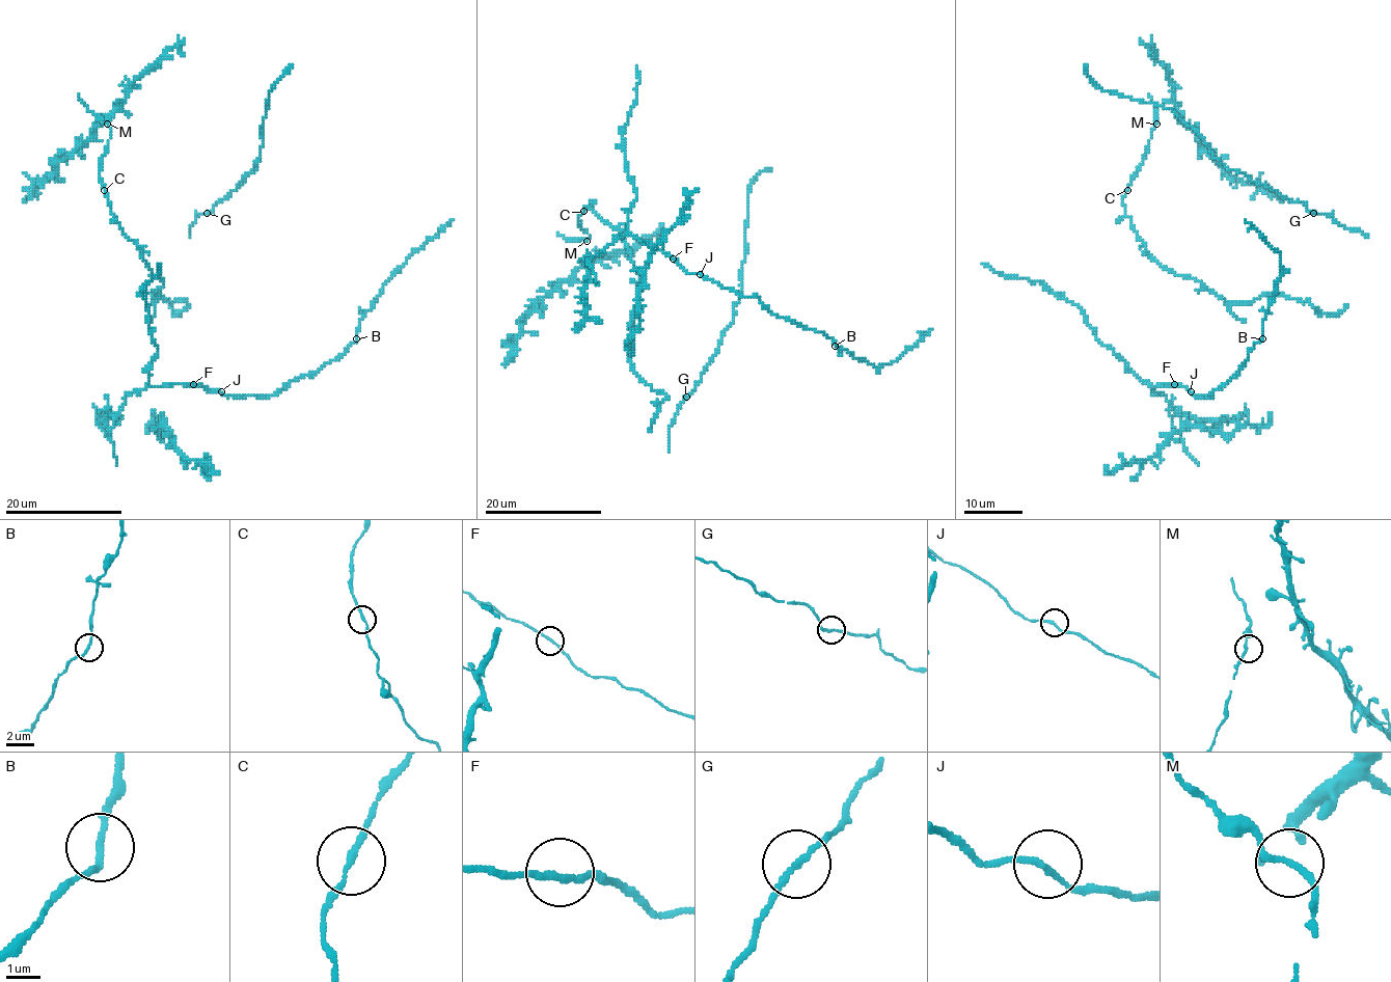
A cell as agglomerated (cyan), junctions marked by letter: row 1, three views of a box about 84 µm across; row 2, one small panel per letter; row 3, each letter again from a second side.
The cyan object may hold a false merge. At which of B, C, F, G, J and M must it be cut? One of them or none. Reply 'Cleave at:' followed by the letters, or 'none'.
Cleave at: none

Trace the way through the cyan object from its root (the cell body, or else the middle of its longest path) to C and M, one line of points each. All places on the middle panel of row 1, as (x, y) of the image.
C: (631, 261), (621, 234), (591, 209), (587, 207), (583, 211)
M: (631, 261), (621, 234), (588, 207), (579, 216), (579, 225), (591, 235), (587, 241)

